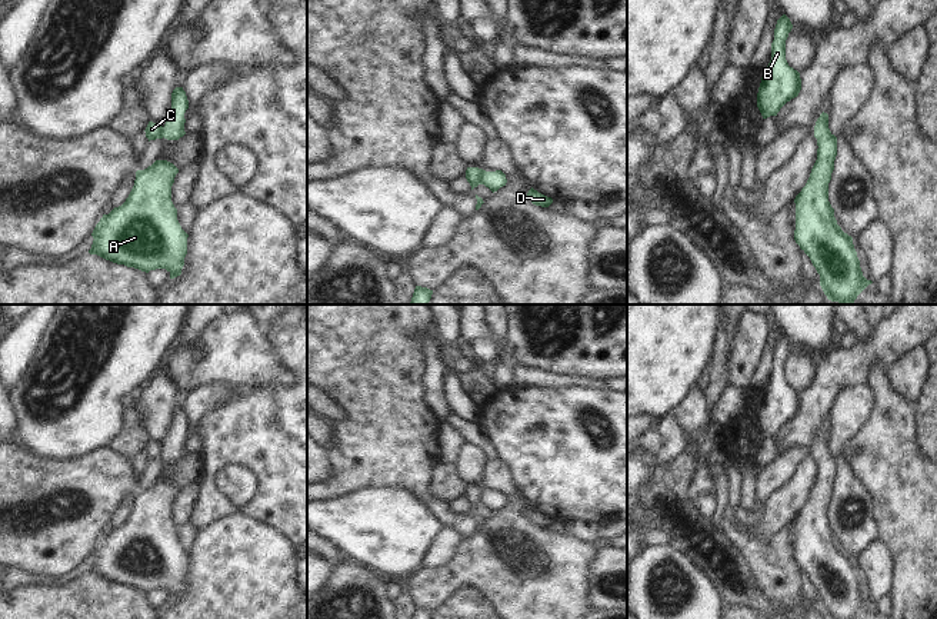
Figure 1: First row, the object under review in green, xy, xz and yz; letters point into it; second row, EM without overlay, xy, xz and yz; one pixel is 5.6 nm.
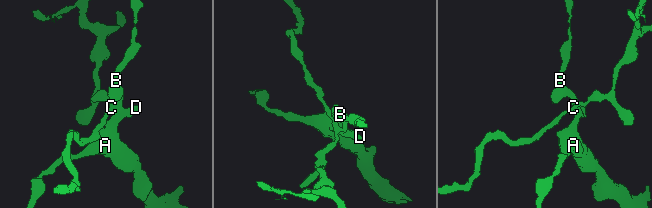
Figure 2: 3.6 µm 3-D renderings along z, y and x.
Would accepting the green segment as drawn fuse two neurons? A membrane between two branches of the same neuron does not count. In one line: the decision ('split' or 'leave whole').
split

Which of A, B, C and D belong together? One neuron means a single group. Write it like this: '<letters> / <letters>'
A B D / C

